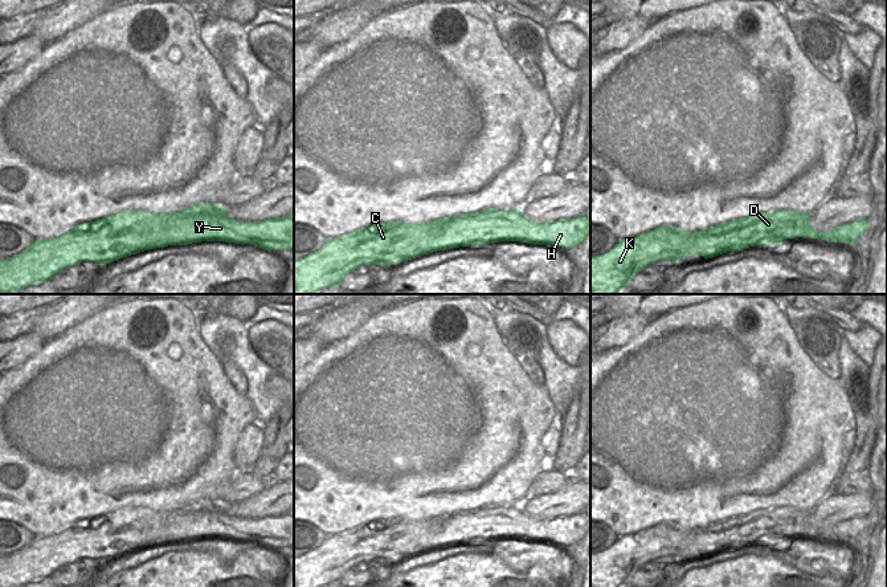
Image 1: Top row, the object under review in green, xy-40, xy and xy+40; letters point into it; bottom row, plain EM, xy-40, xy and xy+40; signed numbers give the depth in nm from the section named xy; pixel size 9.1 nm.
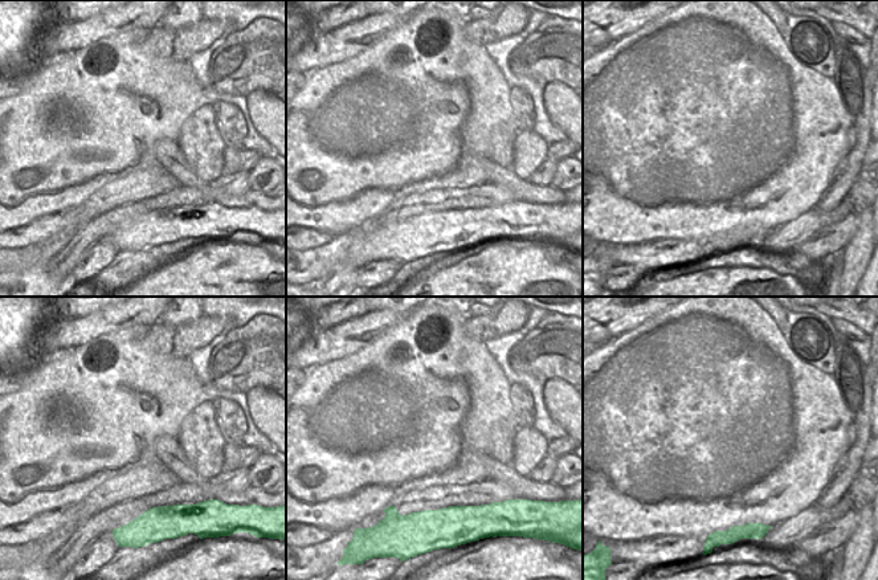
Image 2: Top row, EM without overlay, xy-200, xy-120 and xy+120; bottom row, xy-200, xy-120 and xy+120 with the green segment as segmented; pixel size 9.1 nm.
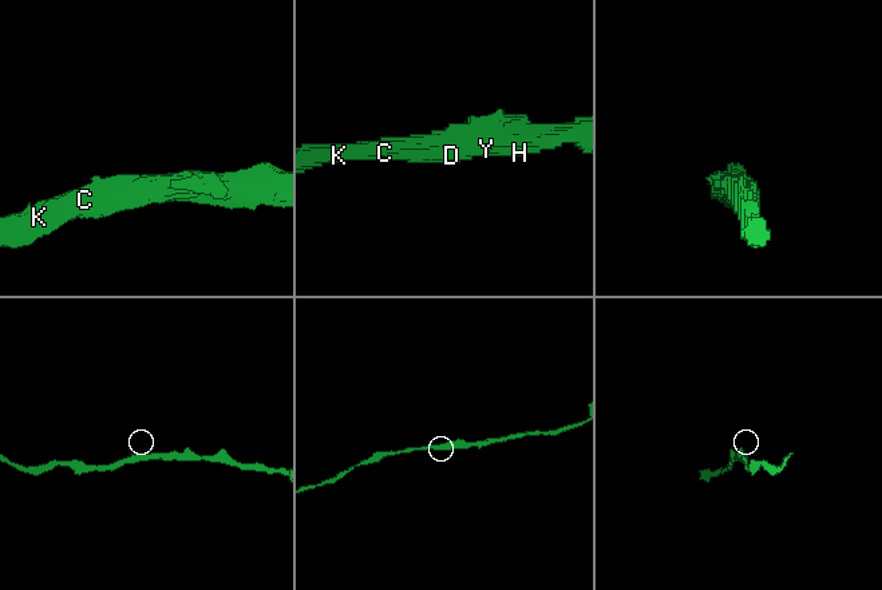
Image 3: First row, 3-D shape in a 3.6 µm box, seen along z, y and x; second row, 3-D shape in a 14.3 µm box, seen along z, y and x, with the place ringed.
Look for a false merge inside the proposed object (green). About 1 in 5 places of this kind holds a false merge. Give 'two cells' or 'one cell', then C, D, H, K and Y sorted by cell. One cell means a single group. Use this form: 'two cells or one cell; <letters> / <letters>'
one cell; C D H K Y

